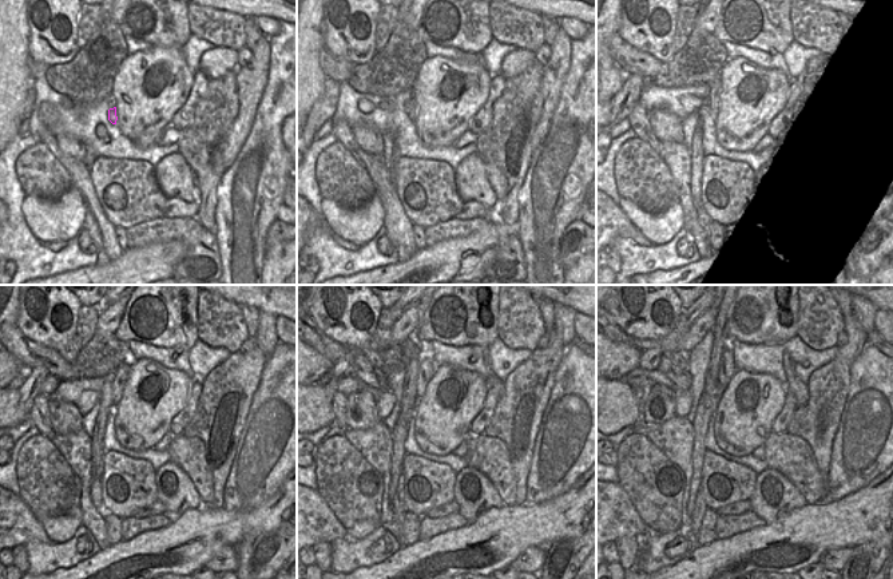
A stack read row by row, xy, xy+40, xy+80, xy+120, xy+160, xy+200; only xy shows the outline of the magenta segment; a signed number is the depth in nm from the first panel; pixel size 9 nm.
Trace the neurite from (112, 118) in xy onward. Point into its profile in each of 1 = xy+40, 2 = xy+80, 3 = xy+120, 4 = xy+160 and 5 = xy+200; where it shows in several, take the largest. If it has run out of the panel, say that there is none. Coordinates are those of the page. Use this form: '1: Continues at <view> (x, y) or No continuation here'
1: Continues at xy+40 (411, 107)
2: Continues at xy+80 (714, 94)
3: Continues at xy+120 (123, 371)
4: Continues at xy+160 (427, 368)
5: Continues at xy+200 (727, 368)

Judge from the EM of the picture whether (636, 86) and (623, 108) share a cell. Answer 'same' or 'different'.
same

